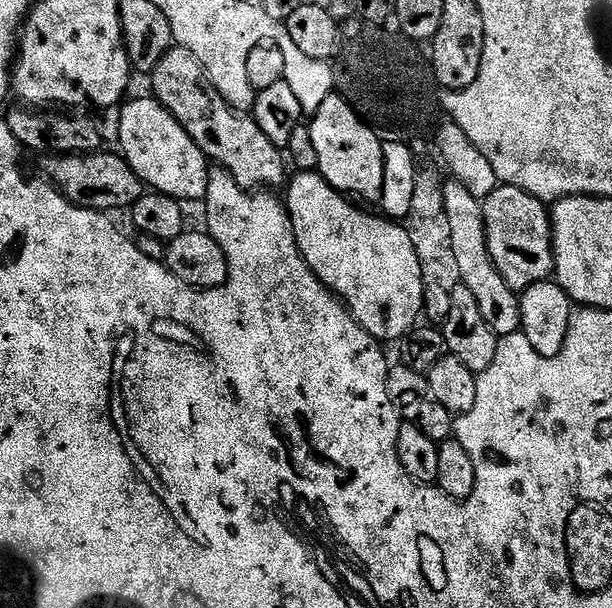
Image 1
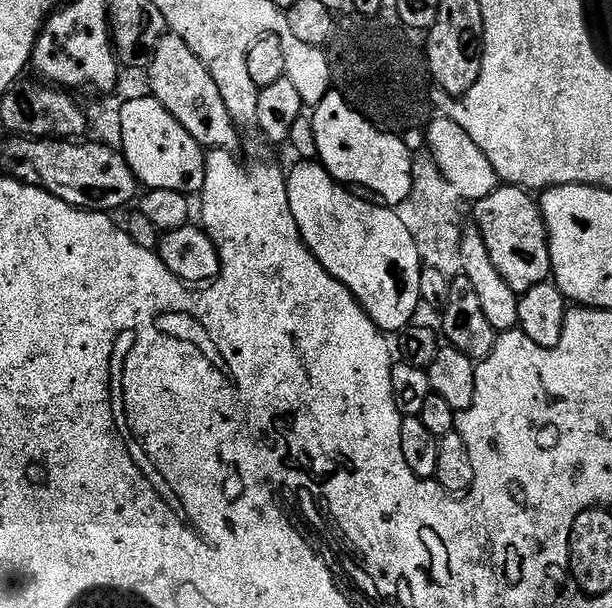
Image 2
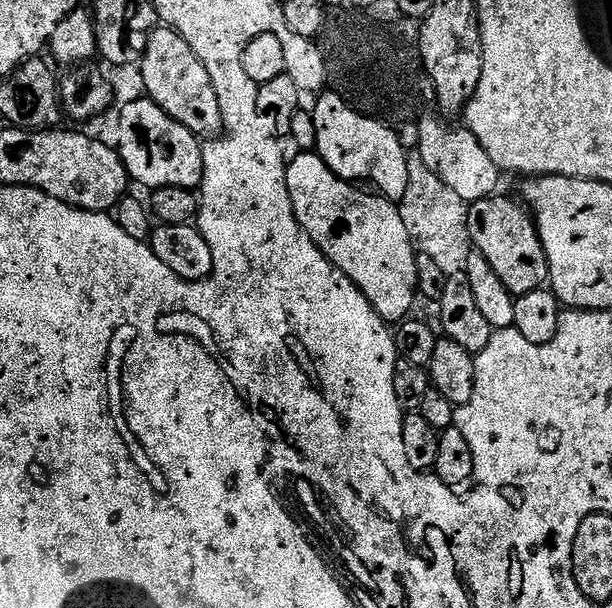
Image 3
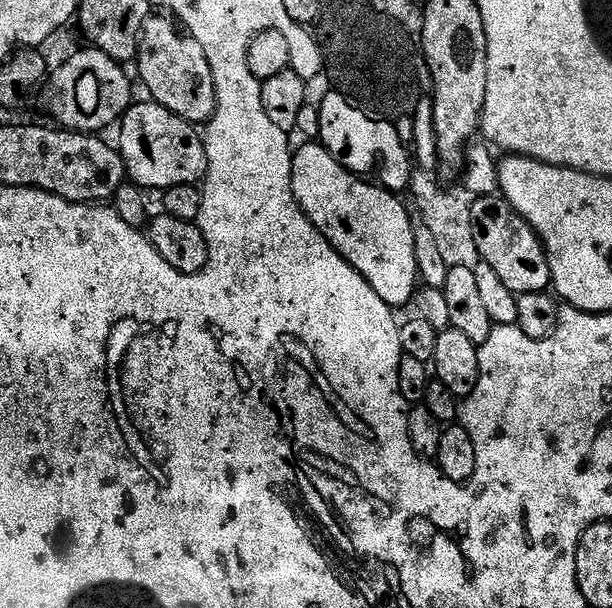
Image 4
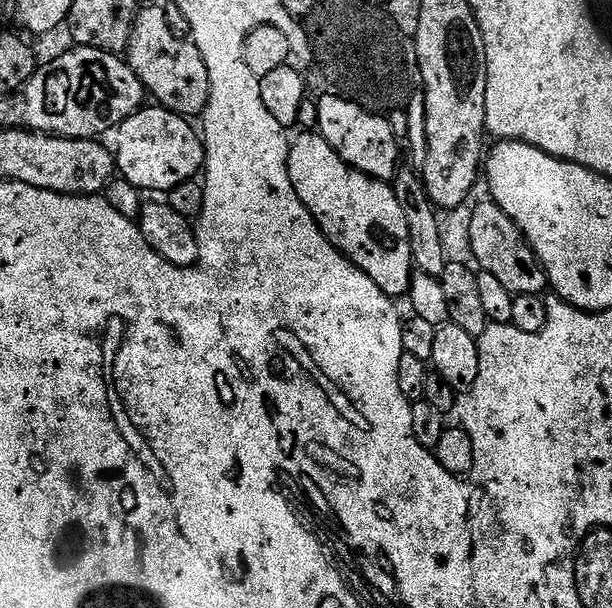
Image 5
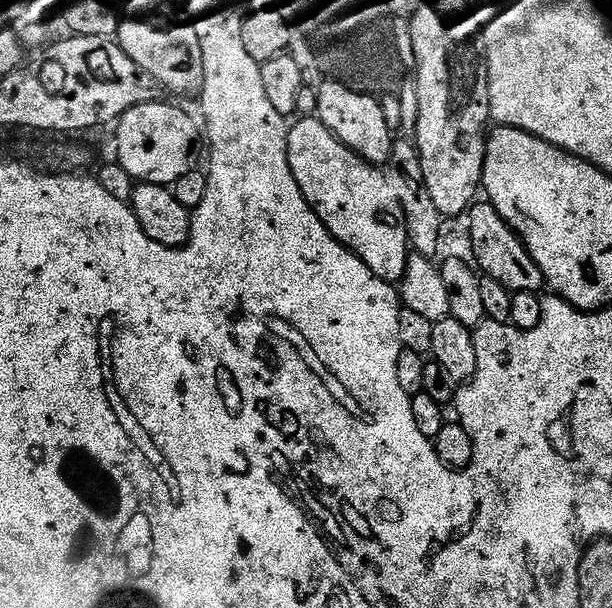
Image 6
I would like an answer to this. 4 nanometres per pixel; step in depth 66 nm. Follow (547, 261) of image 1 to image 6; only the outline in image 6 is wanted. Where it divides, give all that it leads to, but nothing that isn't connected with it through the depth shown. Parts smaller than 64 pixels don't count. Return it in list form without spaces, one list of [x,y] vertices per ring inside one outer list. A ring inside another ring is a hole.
[[[473,203],[466,213],[466,226],[470,230],[470,242],[474,242],[475,267],[487,279],[502,282],[502,286],[506,286],[511,293],[539,293],[545,287],[542,270],[538,270],[534,258],[530,258],[524,243],[516,237],[516,231],[502,219],[492,204]]]

